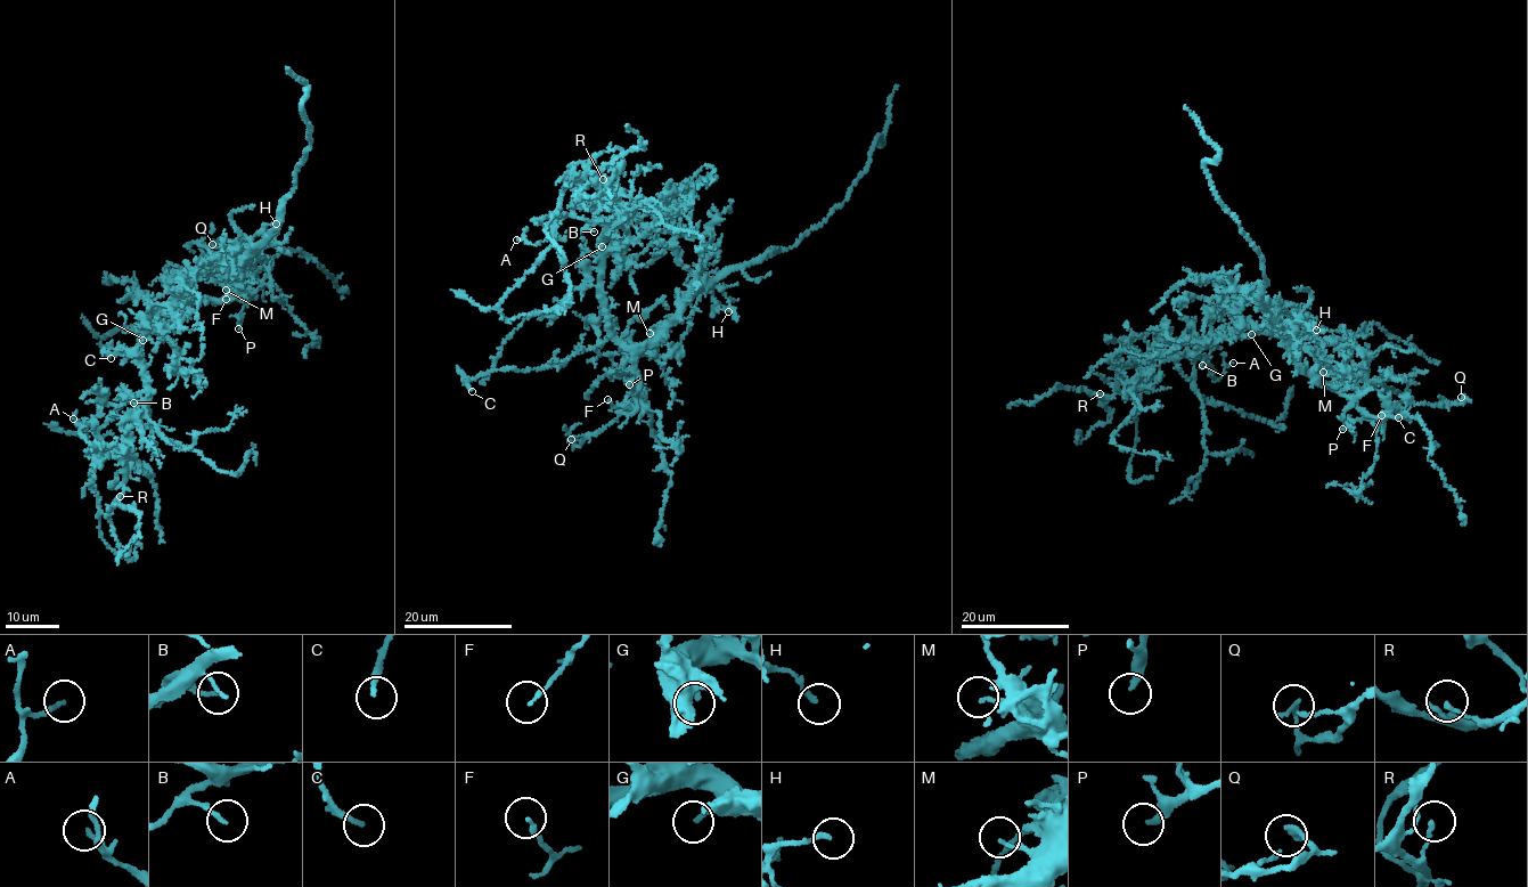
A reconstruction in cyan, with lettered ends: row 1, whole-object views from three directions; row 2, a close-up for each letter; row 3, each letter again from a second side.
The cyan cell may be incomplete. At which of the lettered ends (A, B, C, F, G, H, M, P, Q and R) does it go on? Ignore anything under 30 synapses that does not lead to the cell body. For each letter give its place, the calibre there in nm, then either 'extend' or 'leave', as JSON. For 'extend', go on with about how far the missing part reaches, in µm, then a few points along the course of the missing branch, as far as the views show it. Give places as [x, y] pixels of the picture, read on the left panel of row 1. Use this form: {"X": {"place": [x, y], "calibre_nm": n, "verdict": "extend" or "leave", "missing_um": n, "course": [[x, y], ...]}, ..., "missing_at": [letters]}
{"A": {"place": [73, 418], "calibre_nm": 160, "verdict": "leave"}, "B": {"place": [133, 403], "calibre_nm": 140, "verdict": "leave"}, "C": {"place": [111, 358], "calibre_nm": 180, "verdict": "leave"}, "F": {"place": [226, 299], "calibre_nm": 160, "verdict": "leave"}, "G": {"place": [143, 340], "calibre_nm": 160, "verdict": "extend", "missing_um": 20, "course": [[143, 340], [107, 356], [72, 391]]}, "H": {"place": [276, 224], "calibre_nm": 170, "verdict": "leave"}, "M": {"place": [226, 290], "calibre_nm": 160, "verdict": "leave"}, "P": {"place": [238, 328], "calibre_nm": 280, "verdict": "extend", "missing_um": 35, "course": [[238, 328], [239, 333], [245, 332], [256, 320], [260, 308], [274, 307], [297, 286], [309, 268]]}, "Q": {"place": [212, 244], "calibre_nm": 200, "verdict": "leave"}, "R": {"place": [120, 496], "calibre_nm": 140, "verdict": "leave"}, "missing_at": ["G", "P"]}

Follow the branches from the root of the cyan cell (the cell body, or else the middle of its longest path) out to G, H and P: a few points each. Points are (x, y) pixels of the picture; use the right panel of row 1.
G: (1333, 383), (1337, 379), (1332, 371), (1321, 366), (1296, 342), (1257, 331), (1251, 334)
H: (1333, 383), (1301, 367), (1289, 331), (1283, 328), (1299, 322), (1314, 325), (1316, 330)
P: (1333, 383), (1343, 395), (1354, 398), (1363, 416), (1342, 429)

